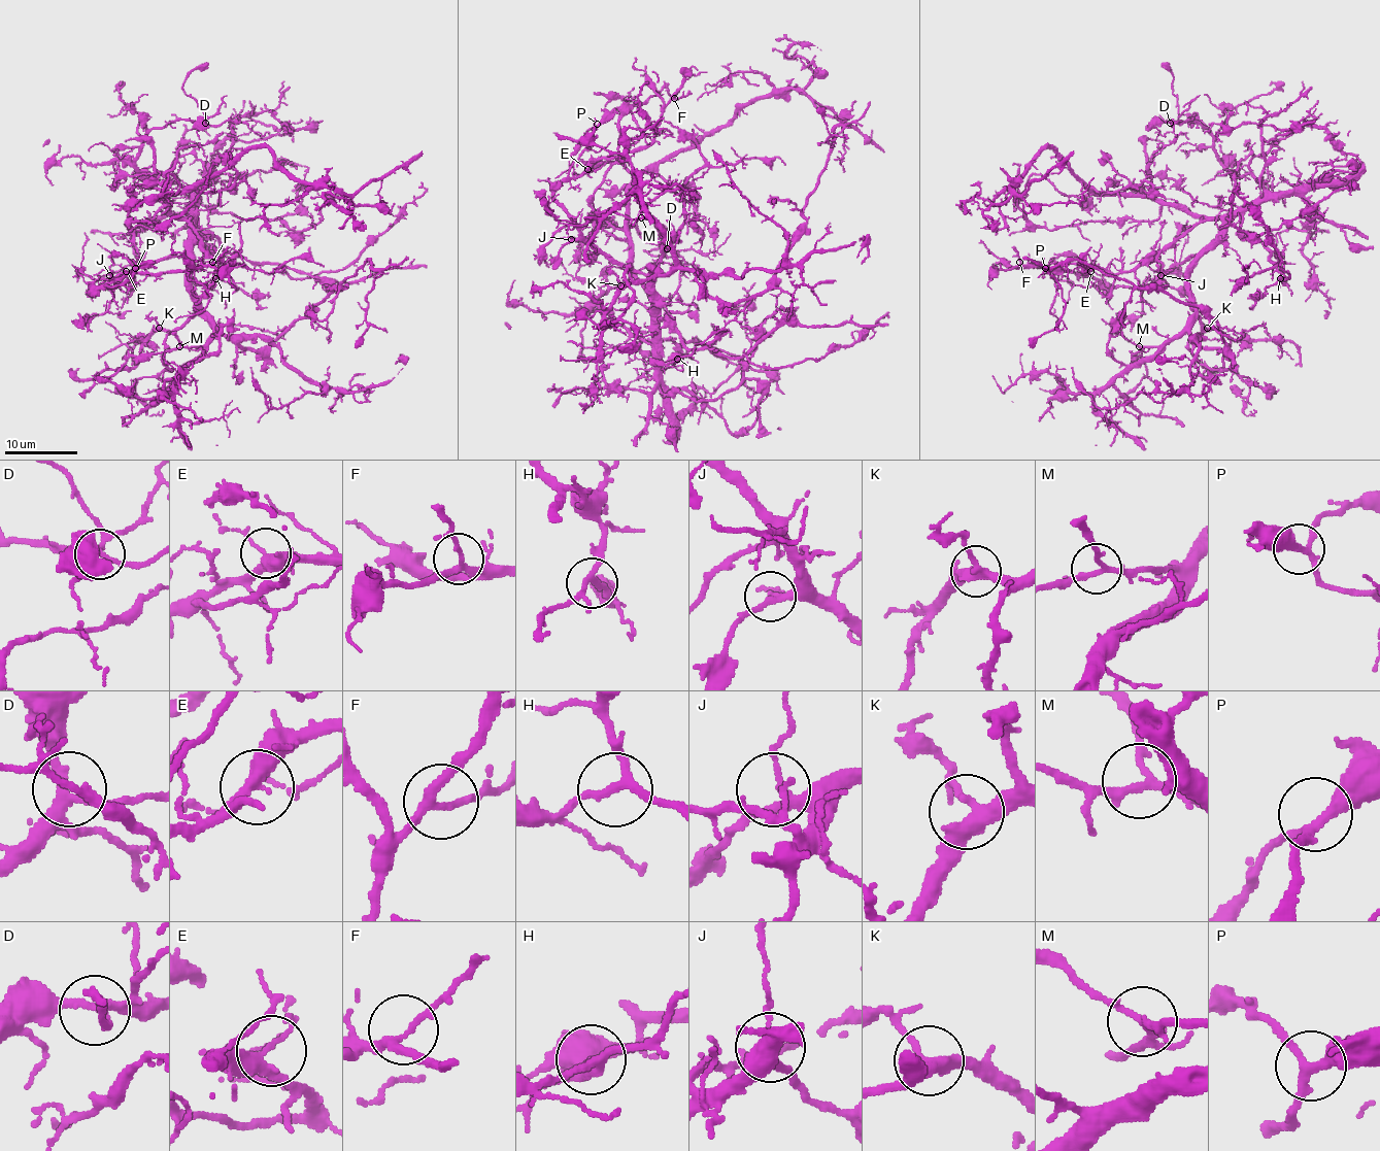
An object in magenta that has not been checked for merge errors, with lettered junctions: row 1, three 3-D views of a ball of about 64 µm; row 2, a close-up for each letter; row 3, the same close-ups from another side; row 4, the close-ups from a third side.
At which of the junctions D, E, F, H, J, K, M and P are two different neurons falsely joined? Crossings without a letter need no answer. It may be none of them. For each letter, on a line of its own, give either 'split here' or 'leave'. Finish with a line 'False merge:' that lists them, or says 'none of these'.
D: leave
E: leave
F: leave
H: leave
J: leave
K: leave
M: leave
P: leave
False merge: none of these

